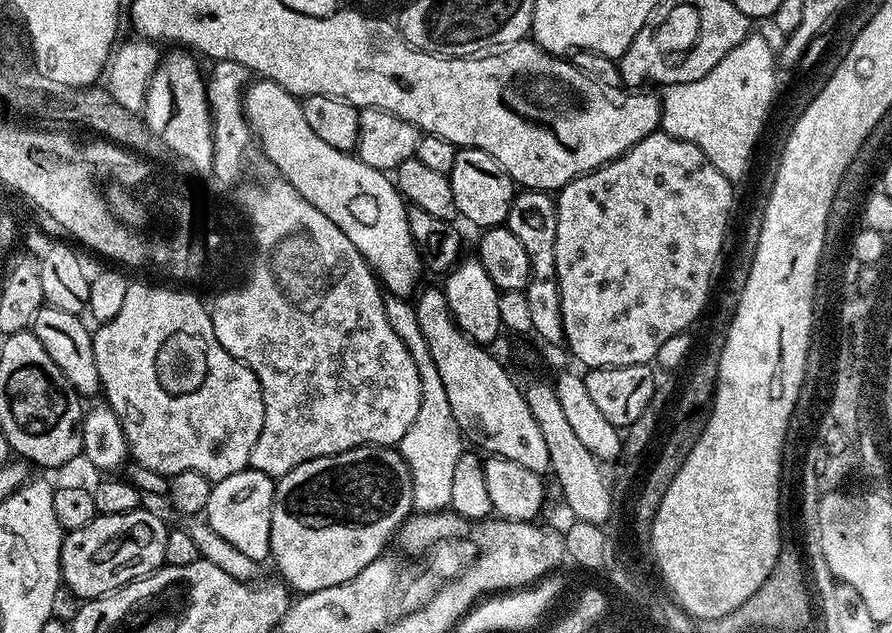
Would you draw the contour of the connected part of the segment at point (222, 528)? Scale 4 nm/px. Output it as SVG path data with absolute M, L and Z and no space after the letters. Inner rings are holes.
M252 467L215 481L210 490L210 502L206 502L203 515L219 537L247 557L264 562L271 557L270 510L274 506L276 480Z

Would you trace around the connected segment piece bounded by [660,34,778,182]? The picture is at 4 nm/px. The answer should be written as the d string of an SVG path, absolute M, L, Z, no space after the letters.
M749 34L745 40L738 42L706 78L698 82L670 84L663 89L660 96L660 128L679 140L690 142L706 154L709 162L717 168L727 180L739 182L748 172L748 163L752 160L752 151L756 148L756 139L764 128L764 119L772 108L772 99L776 96L776 72L778 73L778 56L768 45L764 36Z

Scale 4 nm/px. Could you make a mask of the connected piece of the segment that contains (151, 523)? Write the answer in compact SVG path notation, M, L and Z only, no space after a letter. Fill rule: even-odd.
M137 510L126 514L97 514L78 530L67 533L60 547L60 579L81 601L113 592L123 584L148 576L164 564L169 529L152 512Z

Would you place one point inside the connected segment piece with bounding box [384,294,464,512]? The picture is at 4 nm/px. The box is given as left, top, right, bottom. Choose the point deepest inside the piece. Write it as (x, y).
(431, 447)

